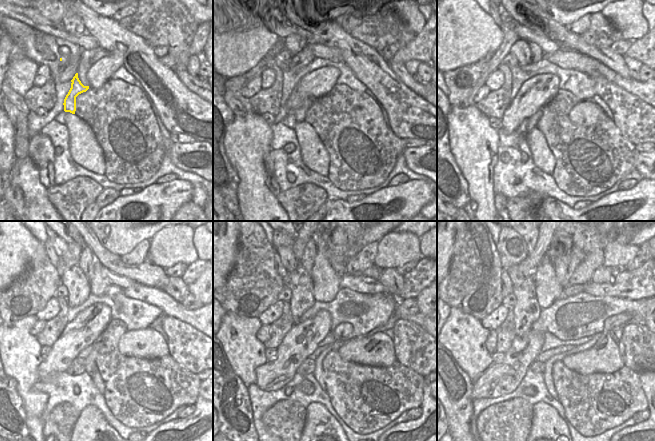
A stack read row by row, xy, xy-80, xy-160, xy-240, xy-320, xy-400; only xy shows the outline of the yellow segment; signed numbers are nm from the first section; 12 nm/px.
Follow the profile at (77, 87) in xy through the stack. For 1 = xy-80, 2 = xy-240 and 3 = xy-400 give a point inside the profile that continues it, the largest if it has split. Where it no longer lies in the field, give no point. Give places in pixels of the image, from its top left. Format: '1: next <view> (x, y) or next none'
1: next xy-80 (299, 113)
2: next xy-240 (83, 354)
3: next xy-400 (544, 355)

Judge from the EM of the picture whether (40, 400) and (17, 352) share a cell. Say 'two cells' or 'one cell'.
one cell

